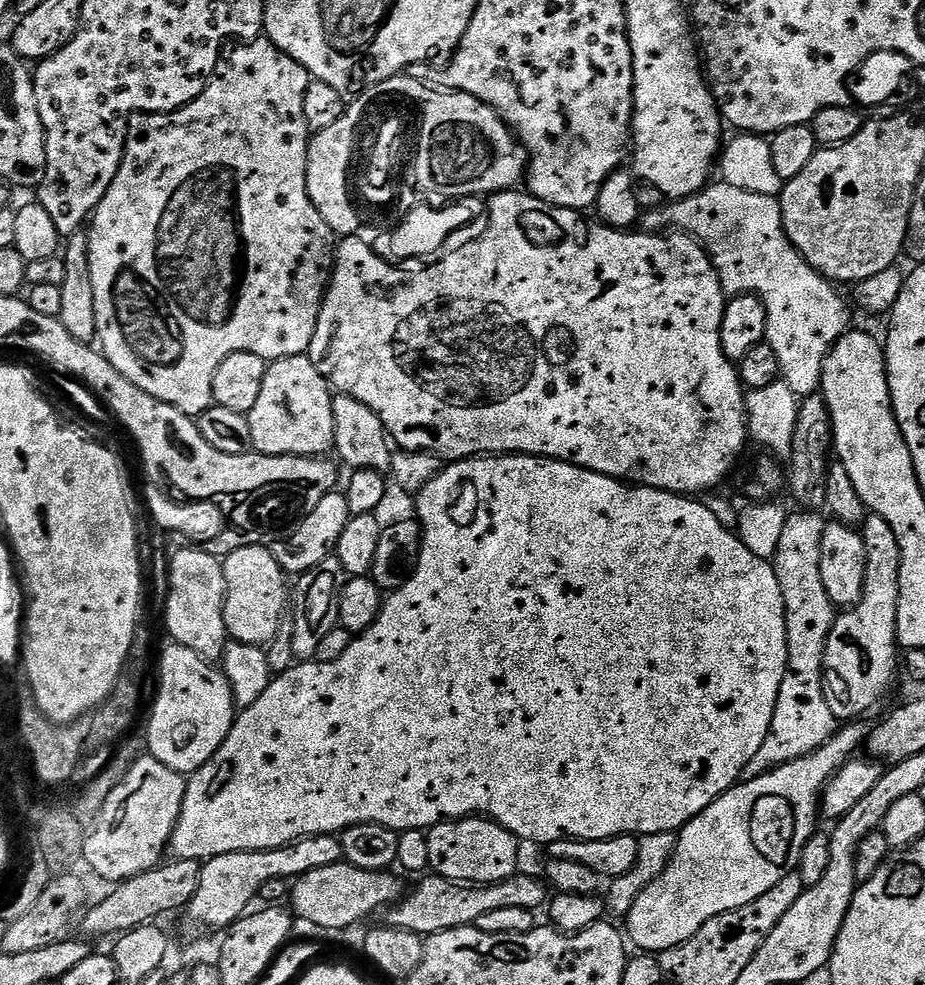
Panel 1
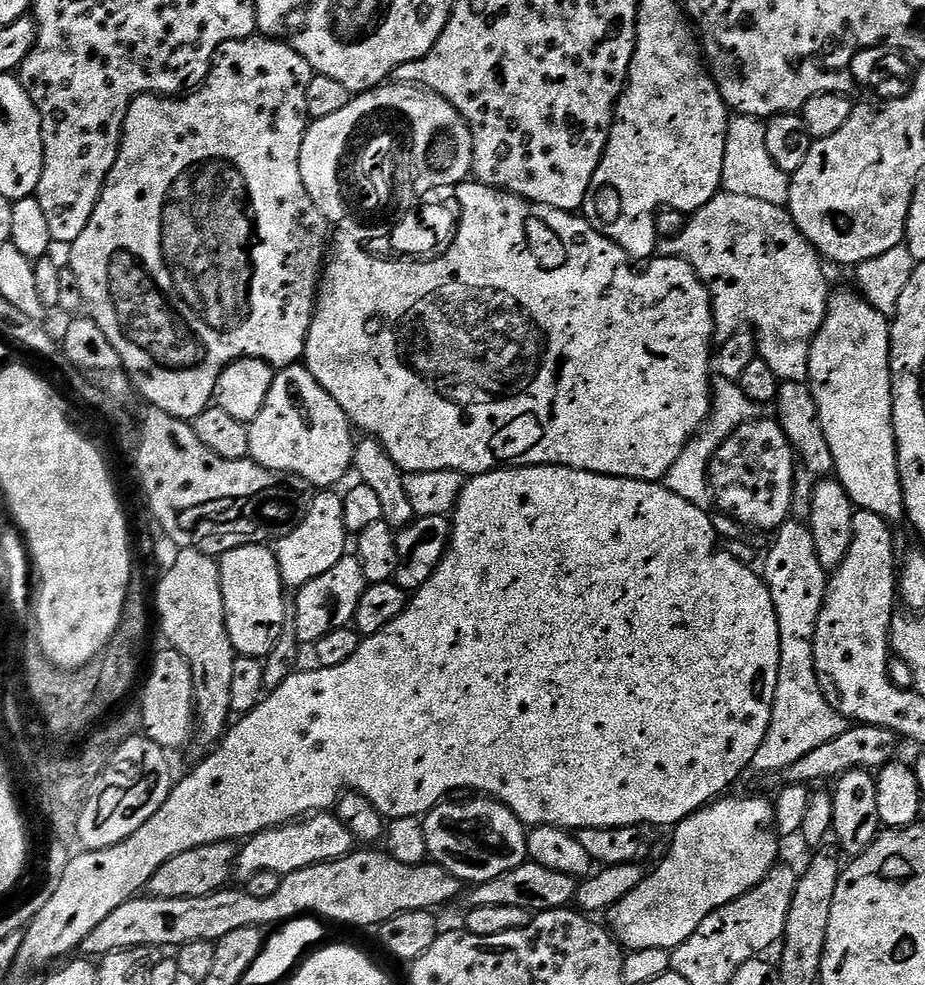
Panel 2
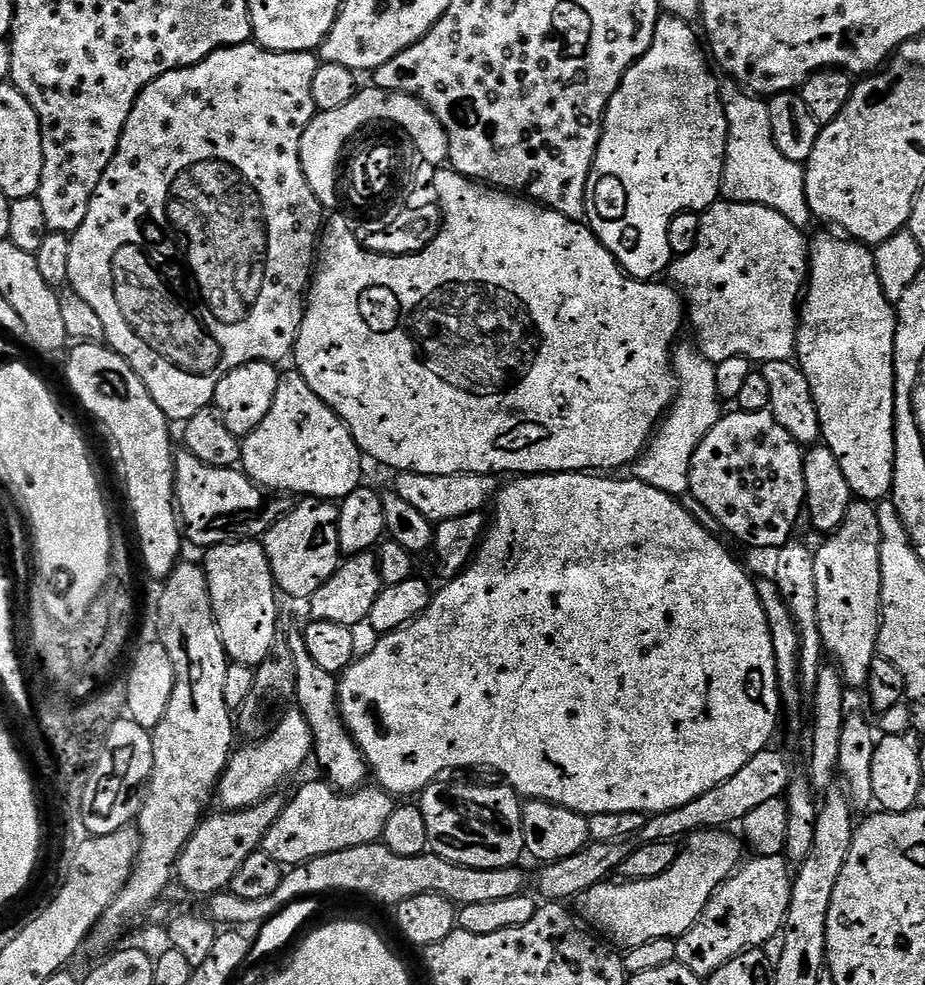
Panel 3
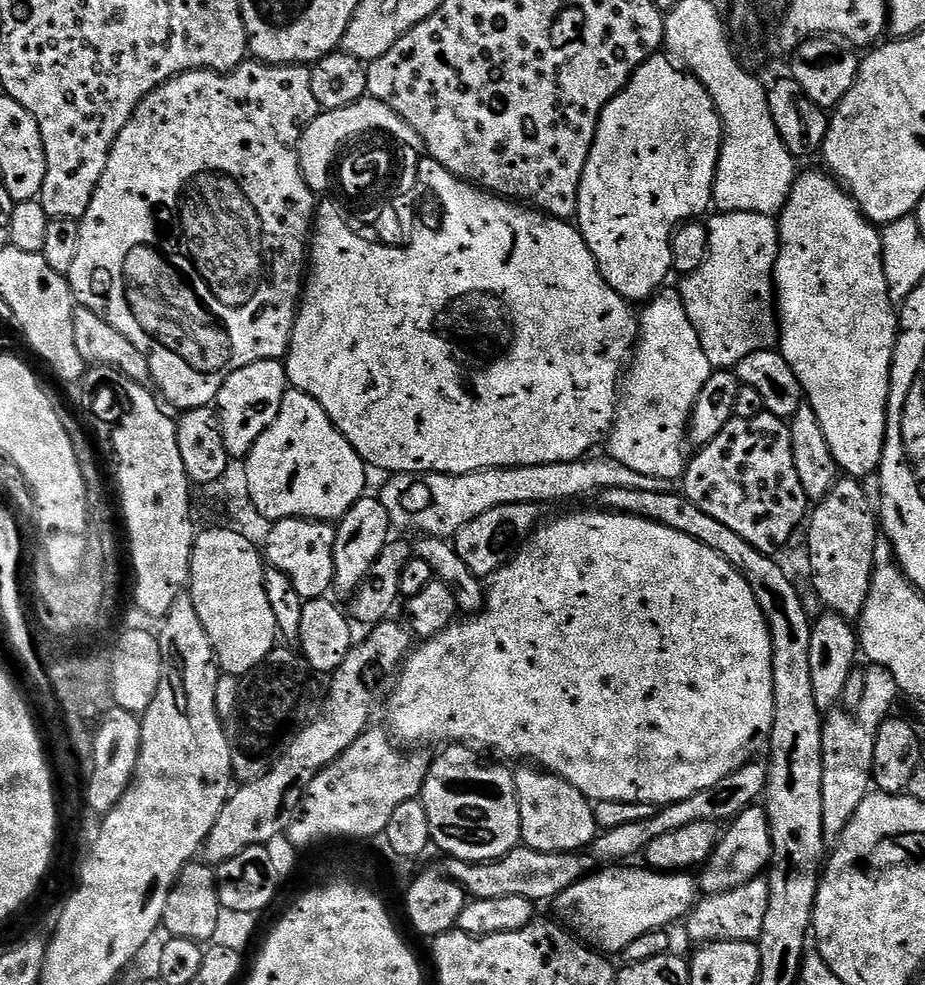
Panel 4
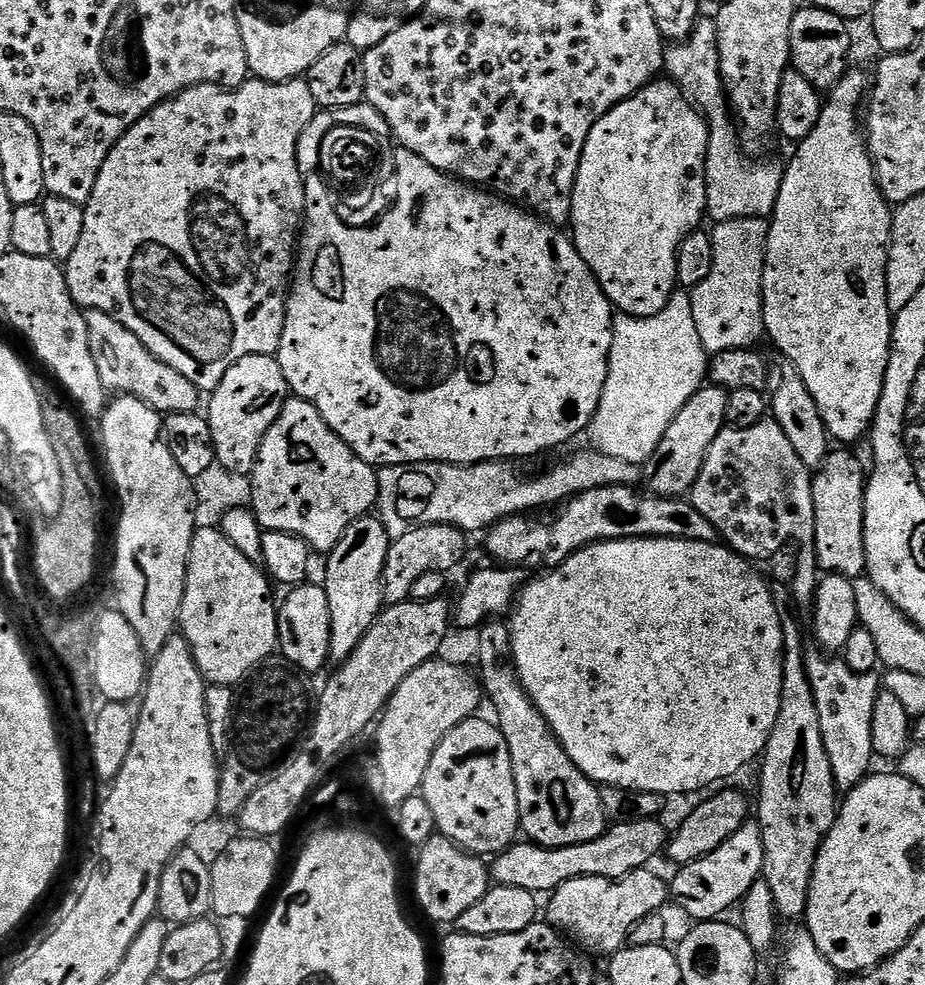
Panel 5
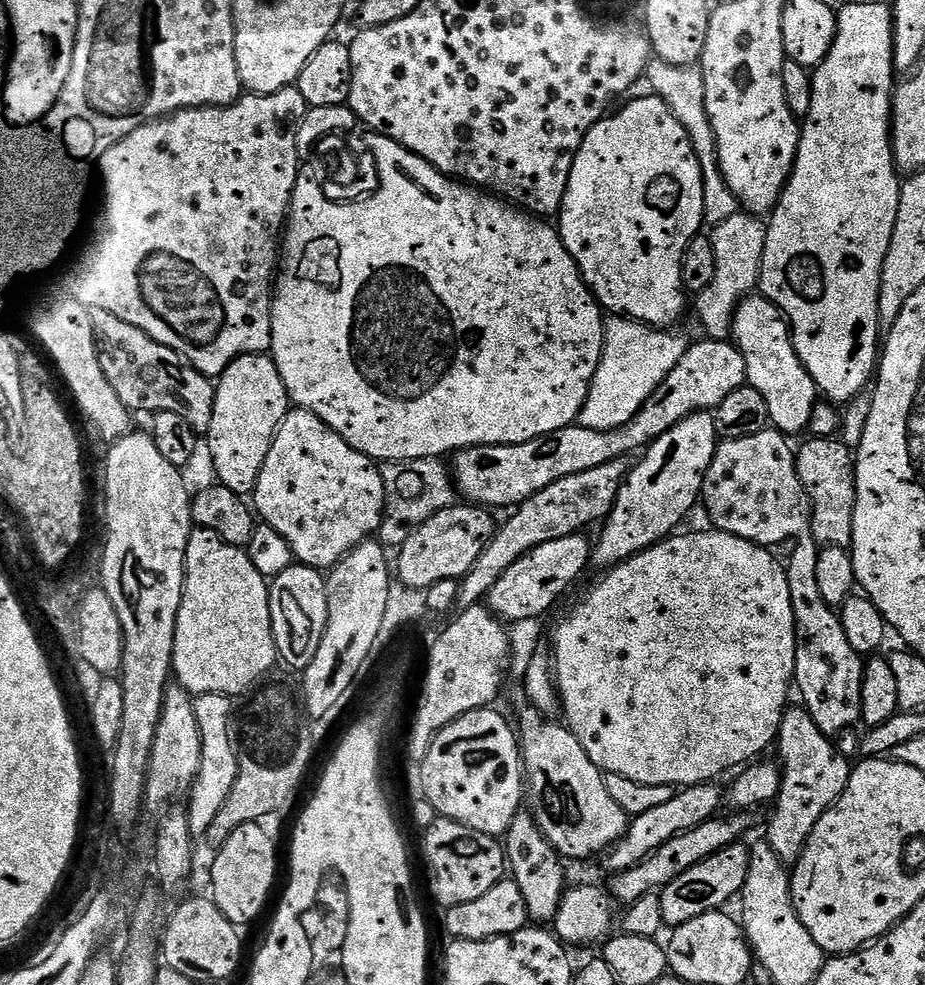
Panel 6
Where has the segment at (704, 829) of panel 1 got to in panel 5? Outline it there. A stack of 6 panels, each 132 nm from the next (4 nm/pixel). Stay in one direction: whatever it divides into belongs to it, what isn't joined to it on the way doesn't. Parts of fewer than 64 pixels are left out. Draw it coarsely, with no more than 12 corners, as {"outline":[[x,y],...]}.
{"outline":[[651,867],[574,878],[547,897],[547,923],[593,957],[627,945],[670,900]]}

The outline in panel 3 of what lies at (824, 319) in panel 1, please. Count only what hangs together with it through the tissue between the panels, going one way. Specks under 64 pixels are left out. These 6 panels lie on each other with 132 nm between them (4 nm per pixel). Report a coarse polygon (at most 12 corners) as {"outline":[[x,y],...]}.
{"outline":[[723,198],[668,265],[711,362],[792,360],[809,241]]}

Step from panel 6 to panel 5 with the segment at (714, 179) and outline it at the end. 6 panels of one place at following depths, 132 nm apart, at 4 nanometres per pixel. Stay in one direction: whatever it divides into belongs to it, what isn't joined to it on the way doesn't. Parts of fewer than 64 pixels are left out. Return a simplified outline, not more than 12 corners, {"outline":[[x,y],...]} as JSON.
{"outline":[[715,19],[665,47],[708,122],[707,219],[771,217],[784,168],[744,157]]}

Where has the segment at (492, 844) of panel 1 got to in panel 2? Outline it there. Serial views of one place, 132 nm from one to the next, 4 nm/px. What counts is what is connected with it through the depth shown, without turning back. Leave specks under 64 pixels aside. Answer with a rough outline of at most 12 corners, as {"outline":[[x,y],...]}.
{"outline":[[491,798],[423,817],[431,863],[469,885],[528,860],[529,829]]}

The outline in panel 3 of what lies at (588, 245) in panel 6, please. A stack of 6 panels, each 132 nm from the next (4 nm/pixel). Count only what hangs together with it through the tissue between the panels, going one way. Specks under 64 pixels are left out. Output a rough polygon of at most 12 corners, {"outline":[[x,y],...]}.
{"outline":[[661,15],[610,98],[588,227],[635,280],[722,196],[728,119]]}

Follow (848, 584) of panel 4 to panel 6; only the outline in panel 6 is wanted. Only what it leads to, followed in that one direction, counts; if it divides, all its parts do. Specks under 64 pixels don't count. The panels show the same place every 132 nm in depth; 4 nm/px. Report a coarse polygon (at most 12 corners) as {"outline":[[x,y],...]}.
{"outline":[[812,438],[796,469],[812,503],[812,536],[851,549],[853,449]]}

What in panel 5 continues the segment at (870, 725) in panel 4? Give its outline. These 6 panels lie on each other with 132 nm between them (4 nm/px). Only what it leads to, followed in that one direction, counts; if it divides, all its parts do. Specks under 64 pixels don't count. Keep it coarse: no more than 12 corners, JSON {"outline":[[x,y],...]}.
{"outline":[[805,651],[837,793],[873,771],[876,672]]}

